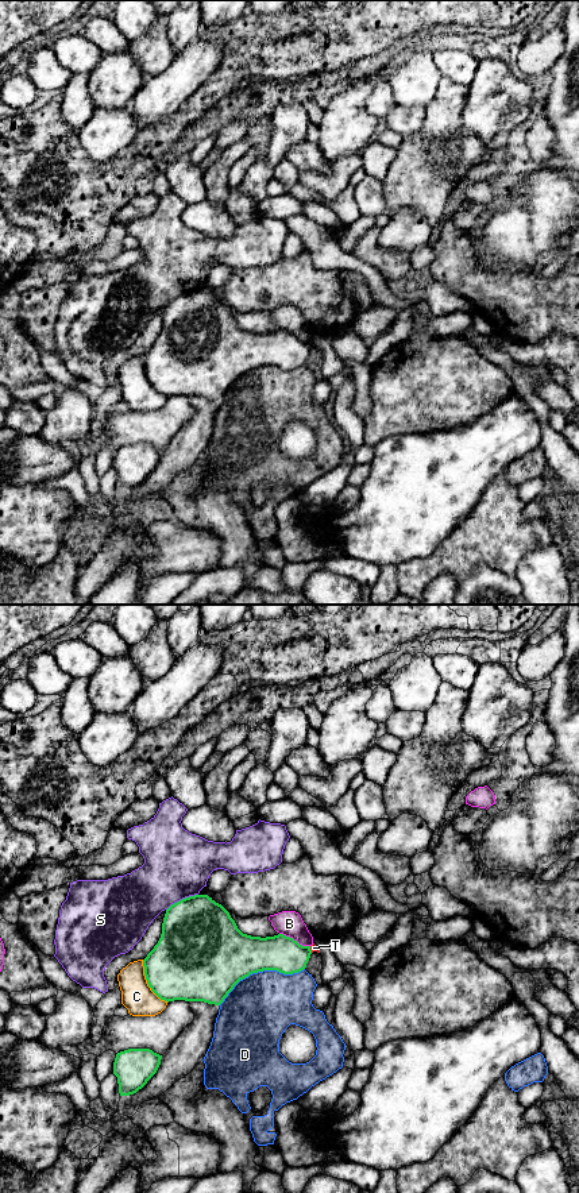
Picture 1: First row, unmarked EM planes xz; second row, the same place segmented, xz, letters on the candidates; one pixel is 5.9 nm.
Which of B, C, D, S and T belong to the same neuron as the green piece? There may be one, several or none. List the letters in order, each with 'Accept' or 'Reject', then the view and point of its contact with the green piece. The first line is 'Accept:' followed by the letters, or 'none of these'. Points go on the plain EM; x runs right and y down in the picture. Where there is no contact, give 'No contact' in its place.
Accept: none of these
B: Reject. Touches green at xz (293, 335)
C: Reject. Touches green at xz (147, 378)
D: Reject. Touches green at xz (259, 366)
S: Reject. Touches green at xz (182, 294)
T: Reject. Touches green at xz (309, 344)

